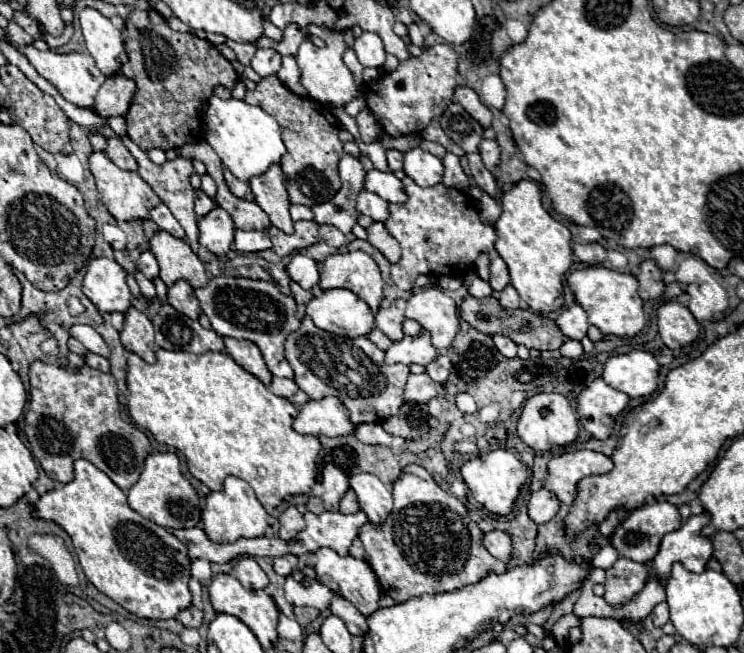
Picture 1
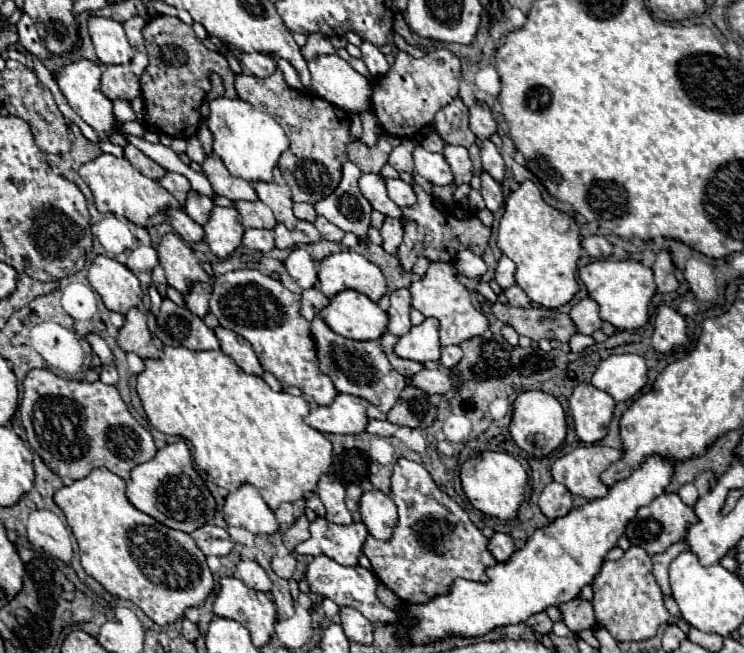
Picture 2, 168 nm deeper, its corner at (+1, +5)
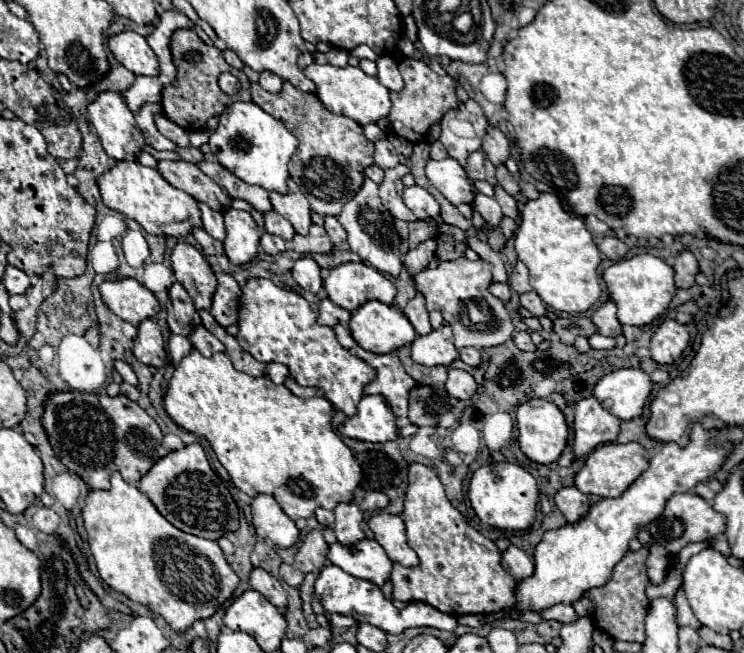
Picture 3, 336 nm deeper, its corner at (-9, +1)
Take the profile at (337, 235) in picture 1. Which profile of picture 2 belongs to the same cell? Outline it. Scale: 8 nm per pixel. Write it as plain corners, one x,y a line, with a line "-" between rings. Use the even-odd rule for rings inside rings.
316,217
314,225
316,225
316,229
320,231
320,235
322,235
326,241
336,241
336,243
340,243
342,237
344,237
344,231
338,229
336,225
332,225
332,223
330,223
328,219
324,219
324,217

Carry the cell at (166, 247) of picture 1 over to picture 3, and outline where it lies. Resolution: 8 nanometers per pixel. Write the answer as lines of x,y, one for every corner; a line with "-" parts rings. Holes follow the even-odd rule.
178,243
170,259
178,283
190,293
196,309
210,309
216,291
216,277
204,255
188,243

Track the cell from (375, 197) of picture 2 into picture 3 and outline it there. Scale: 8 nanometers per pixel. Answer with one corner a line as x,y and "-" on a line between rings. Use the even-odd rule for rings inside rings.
404,161
392,169
386,171
384,181
380,183
380,199
382,205
392,213
394,219
402,219
402,221
416,221
416,215
412,215
412,211
404,205
402,201
402,177
410,173
410,169
404,165

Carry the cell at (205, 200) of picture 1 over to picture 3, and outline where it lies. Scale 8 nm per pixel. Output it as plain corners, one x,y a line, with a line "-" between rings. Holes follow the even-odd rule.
200,203
200,211
202,211
202,227
208,231
208,235
212,235
214,239
222,241
224,239
224,219
222,219
222,213
210,209
206,203

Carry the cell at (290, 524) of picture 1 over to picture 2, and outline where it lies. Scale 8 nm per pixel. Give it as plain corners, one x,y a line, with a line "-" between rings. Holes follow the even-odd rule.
300,515
286,531
284,531
284,545
286,545
286,549
288,551
292,551
298,543
302,543
304,539
308,539
310,537
310,533
308,533
308,519
306,519
306,515

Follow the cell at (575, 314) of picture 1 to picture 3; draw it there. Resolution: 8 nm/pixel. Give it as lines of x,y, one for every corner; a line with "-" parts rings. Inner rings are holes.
606,301
600,309
596,309
596,313
592,315
592,321
598,327
598,333
610,335
610,337
622,335
622,325
616,317
616,311
618,311
618,307
612,301

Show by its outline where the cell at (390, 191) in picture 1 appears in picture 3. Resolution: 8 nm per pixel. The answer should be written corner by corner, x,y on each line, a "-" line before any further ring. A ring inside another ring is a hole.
418,185
404,189
402,197
404,197
404,203
412,209
412,213
418,219
430,219
430,217
436,219
440,215
440,205
436,203
436,199

